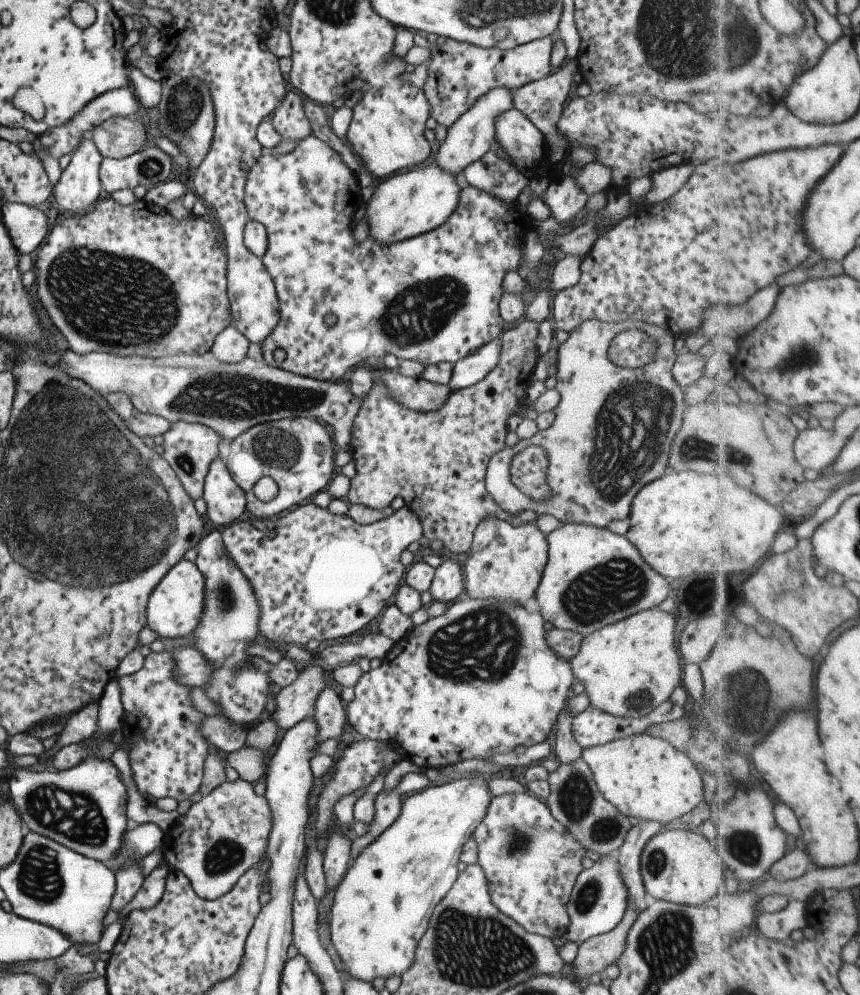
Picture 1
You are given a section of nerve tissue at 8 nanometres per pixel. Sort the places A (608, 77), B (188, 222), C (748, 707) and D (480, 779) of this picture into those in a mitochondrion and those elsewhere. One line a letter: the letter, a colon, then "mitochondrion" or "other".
A: other
B: other
C: mitochondrion
D: other

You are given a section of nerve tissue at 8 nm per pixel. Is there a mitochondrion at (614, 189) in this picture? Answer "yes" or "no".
no

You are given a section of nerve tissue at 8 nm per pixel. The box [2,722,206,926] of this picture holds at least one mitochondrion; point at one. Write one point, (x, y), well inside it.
(70, 812)

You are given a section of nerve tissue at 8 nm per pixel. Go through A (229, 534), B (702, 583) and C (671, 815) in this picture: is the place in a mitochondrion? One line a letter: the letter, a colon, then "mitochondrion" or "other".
A: other
B: mitochondrion
C: other

